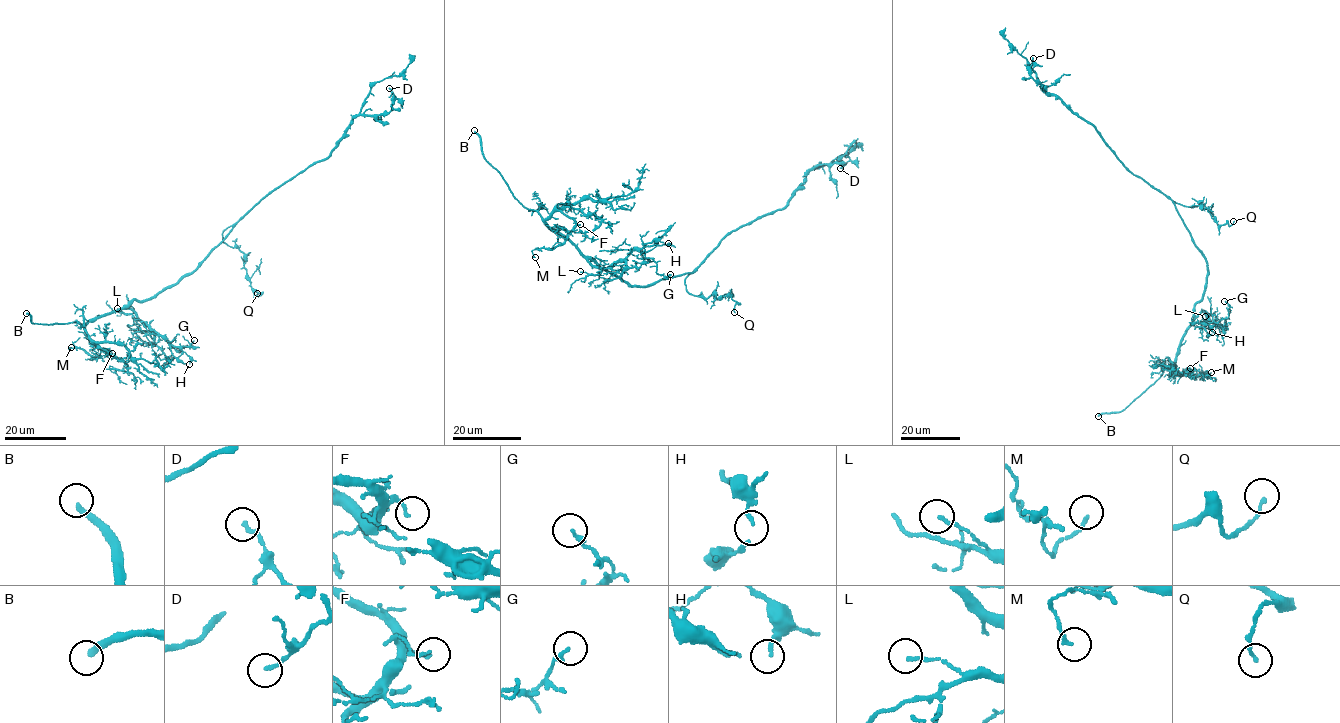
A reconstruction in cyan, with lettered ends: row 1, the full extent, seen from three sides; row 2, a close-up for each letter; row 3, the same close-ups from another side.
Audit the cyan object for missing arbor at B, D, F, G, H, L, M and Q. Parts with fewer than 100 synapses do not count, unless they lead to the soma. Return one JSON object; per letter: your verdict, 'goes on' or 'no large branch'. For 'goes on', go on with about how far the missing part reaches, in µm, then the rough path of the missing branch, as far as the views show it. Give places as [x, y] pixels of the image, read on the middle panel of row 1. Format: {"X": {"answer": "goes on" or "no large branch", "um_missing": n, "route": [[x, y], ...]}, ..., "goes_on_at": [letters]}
{"B": {"answer": "goes on", "um_missing": 7, "route": [[474, 130], [465, 144]]}, "D": {"answer": "no large branch"}, "F": {"answer": "no large branch"}, "G": {"answer": "no large branch"}, "H": {"answer": "no large branch"}, "L": {"answer": "no large branch"}, "M": {"answer": "no large branch"}, "Q": {"answer": "no large branch"}, "goes_on_at": ["B"]}

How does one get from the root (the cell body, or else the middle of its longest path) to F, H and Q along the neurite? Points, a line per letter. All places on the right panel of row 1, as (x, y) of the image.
F: (1183, 220), (1207, 269), (1203, 295), (1195, 306), (1193, 321), (1181, 341), (1174, 374), (1190, 368)
H: (1183, 220), (1207, 266), (1206, 286), (1194, 314), (1208, 314), (1204, 322), (1212, 332)
Q: (1183, 220), (1171, 199), (1191, 207), (1201, 202), (1219, 225), (1229, 226), (1233, 221)

